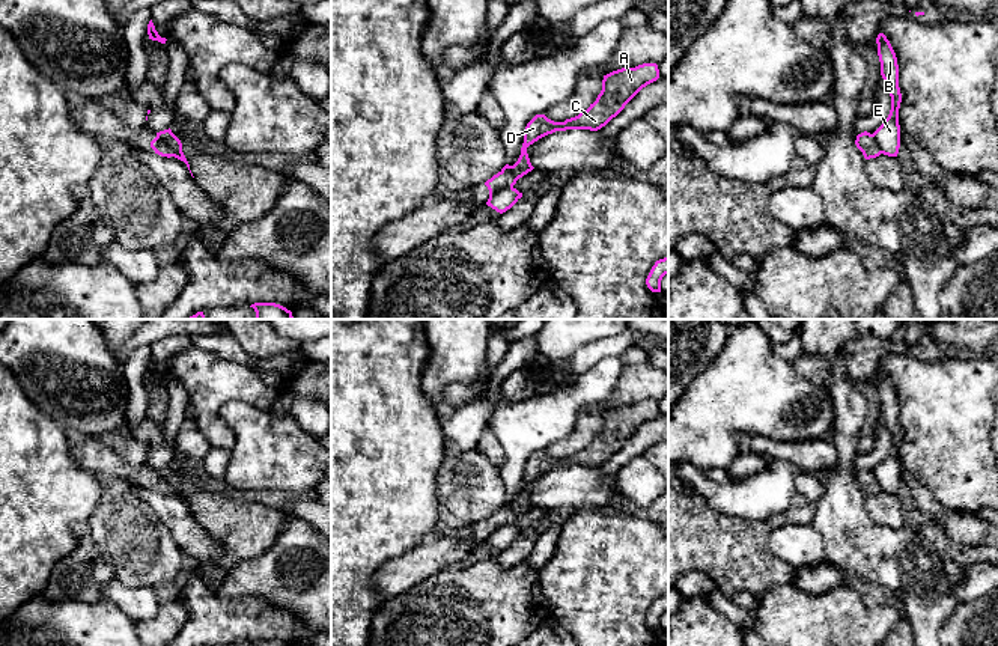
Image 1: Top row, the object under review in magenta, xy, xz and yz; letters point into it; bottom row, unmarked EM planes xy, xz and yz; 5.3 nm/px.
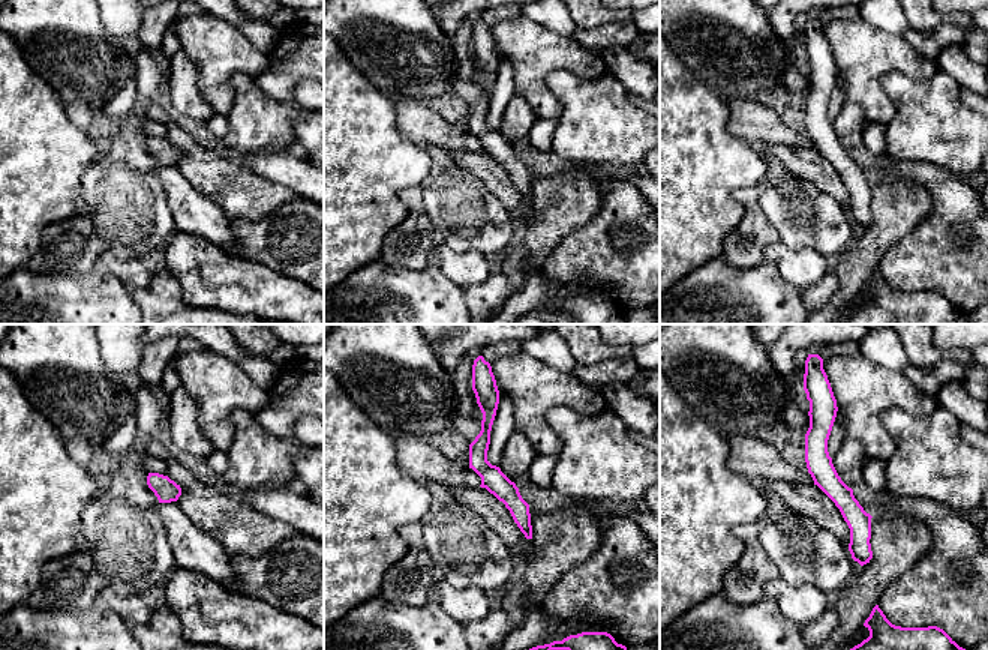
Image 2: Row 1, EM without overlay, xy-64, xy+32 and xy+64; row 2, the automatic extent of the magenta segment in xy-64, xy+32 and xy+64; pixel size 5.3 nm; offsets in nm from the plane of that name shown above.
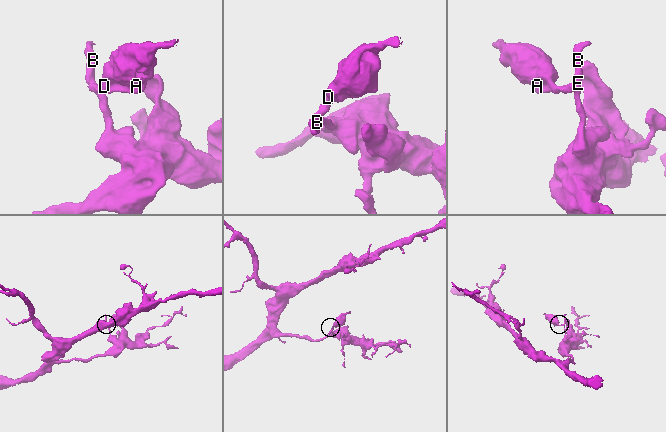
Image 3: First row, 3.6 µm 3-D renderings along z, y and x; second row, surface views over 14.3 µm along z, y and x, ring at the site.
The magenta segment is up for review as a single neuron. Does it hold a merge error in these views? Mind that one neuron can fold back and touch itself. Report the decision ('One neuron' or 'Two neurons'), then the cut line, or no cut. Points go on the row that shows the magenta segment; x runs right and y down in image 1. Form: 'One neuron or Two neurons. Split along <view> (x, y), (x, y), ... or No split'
Two neurons. Split along xz (512, 185), (497, 190), (489, 196)

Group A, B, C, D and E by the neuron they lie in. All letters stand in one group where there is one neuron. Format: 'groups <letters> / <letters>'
groups A C D / B E

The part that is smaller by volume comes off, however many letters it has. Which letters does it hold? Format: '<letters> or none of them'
A, C, D

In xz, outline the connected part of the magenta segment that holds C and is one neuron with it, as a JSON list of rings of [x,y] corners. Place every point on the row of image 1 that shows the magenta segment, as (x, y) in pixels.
[[[643,63],[635,68],[622,68],[604,75],[602,90],[590,107],[564,122],[554,122],[545,114],[536,114],[525,126],[521,155],[513,166],[506,164],[485,182],[489,196],[513,187],[519,178],[531,172],[527,148],[555,131],[590,130],[598,131],[616,117],[625,105],[647,84],[659,78],[656,63]]]

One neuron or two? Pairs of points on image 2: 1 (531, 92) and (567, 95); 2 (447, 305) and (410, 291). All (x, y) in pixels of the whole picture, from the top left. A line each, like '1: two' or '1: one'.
1: two
2: one

